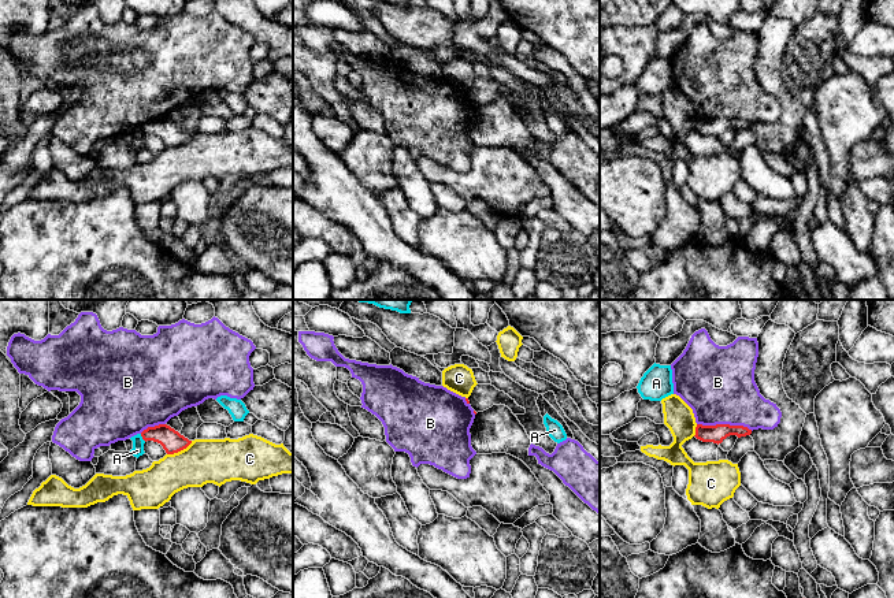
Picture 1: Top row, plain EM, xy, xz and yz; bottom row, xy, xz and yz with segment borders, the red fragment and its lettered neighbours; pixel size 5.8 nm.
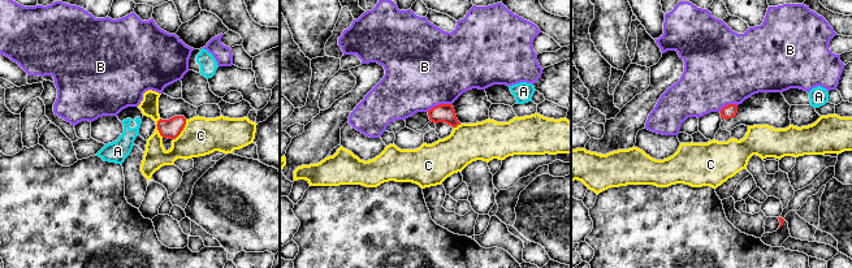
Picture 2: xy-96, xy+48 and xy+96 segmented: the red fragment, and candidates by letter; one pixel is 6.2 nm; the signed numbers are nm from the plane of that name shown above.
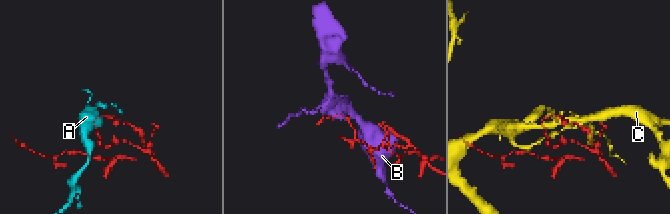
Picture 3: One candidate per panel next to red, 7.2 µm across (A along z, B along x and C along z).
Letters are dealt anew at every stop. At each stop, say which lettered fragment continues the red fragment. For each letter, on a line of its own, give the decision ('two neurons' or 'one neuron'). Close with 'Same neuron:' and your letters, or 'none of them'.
A: two neurons
B: two neurons
C: two neurons
Same neuron: none of them

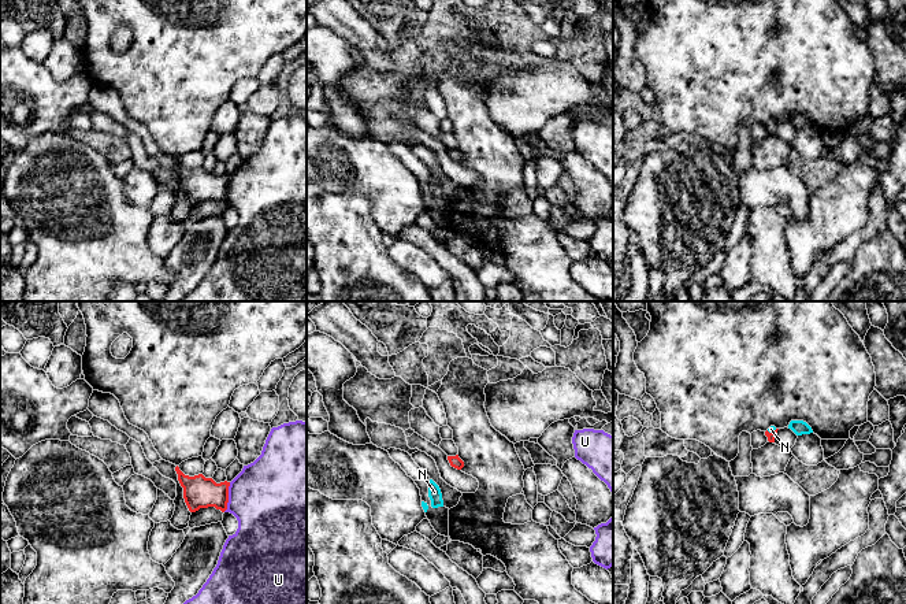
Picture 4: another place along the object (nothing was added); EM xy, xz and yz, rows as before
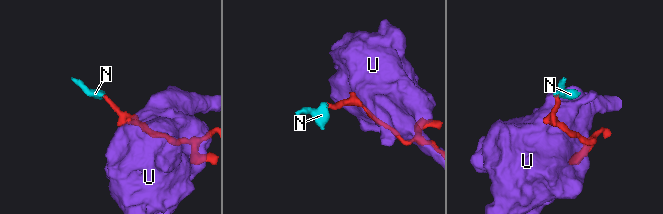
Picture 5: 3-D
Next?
N: one neuron
U: two neurons
Same neuron: N

